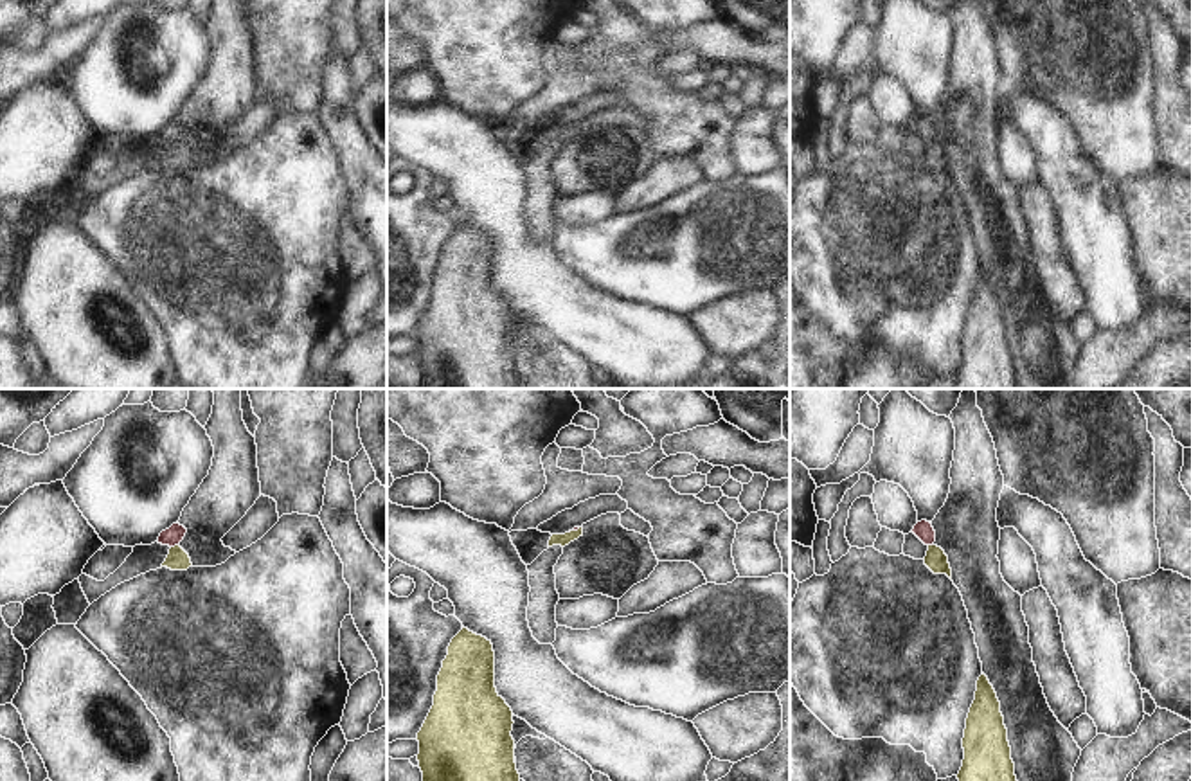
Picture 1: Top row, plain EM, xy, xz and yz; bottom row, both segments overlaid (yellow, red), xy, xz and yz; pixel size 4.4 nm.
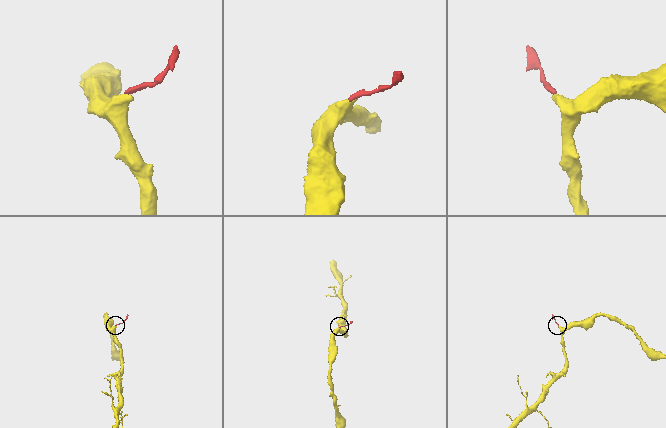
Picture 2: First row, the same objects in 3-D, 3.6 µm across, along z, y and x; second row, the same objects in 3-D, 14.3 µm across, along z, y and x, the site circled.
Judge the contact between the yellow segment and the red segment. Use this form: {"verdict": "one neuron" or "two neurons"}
{"verdict": "two neurons"}

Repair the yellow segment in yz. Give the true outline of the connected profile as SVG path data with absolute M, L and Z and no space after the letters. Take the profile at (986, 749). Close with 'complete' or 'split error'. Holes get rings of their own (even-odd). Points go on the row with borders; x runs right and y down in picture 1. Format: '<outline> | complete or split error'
M984 673L966 718L963 749L959 781L1016 781L1000 702Z | complete

